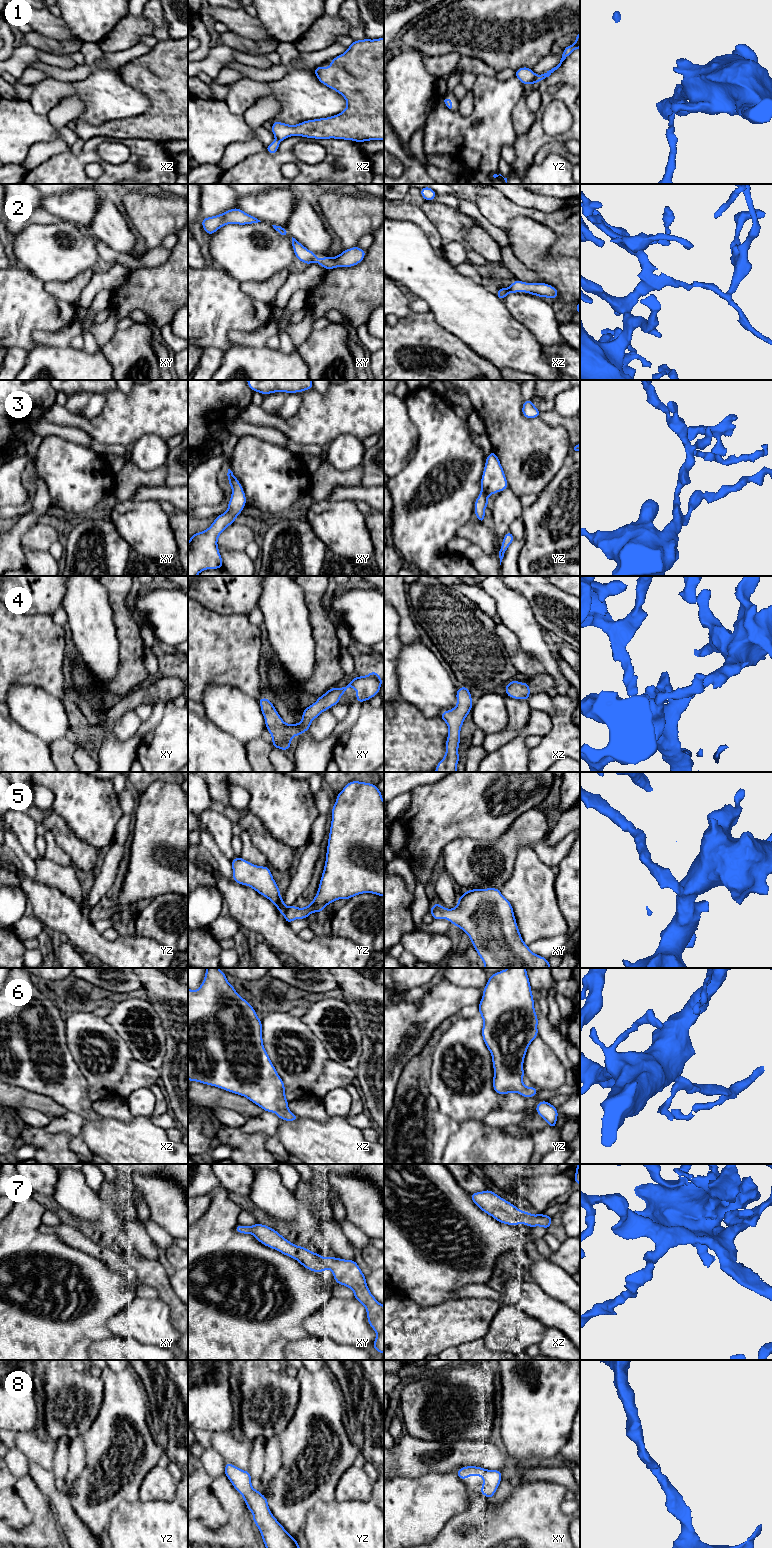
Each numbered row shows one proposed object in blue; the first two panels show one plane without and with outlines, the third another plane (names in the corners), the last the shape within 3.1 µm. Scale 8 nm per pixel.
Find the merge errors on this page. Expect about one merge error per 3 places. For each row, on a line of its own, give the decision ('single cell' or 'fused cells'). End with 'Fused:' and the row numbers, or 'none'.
1: fused cells
2: single cell
3: single cell
4: single cell
5: single cell
6: single cell
7: single cell
8: single cell
Fused: 1

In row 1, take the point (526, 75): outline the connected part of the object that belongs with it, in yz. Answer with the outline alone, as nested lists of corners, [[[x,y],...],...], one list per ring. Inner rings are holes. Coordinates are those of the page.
[[[521,67],[515,71],[515,76],[520,80],[520,82],[525,84],[536,84],[536,74],[531,68]]]

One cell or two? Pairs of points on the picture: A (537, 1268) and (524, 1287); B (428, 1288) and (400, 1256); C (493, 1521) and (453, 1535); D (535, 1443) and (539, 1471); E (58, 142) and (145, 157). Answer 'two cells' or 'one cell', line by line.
A: two cells
B: one cell
C: one cell
D: two cells
E: two cells

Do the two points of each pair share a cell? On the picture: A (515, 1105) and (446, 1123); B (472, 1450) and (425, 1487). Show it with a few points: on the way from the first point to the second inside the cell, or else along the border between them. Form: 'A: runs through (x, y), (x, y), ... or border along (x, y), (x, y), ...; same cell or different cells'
A: border along (437, 1108), (458, 1124); different cells
B: border along (455, 1472), (424, 1473), (419, 1477); different cells

